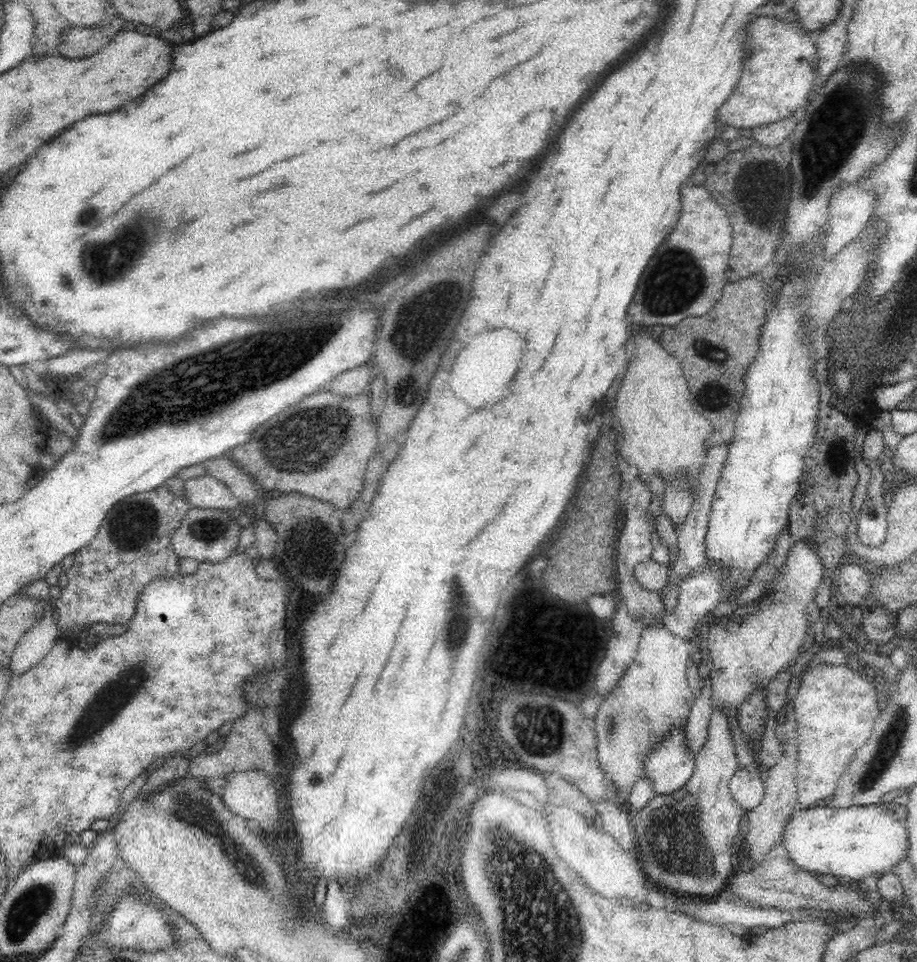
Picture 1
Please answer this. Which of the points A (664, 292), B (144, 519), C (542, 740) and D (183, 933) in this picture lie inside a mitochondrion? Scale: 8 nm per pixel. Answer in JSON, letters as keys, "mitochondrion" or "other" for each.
{"A":"mitochondrion","B":"mitochondrion","C":"mitochondrion","D":"other"}

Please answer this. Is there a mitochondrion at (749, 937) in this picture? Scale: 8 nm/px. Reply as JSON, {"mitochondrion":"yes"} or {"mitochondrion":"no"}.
{"mitochondrion":"no"}

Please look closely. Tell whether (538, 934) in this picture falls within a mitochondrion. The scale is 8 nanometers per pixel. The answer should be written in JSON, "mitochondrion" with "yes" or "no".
{"mitochondrion":"yes"}

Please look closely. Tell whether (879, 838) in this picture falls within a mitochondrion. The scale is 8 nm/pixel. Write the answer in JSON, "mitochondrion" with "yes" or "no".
{"mitochondrion":"no"}

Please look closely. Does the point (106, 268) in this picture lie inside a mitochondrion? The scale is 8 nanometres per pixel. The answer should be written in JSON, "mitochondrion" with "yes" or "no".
{"mitochondrion":"yes"}

